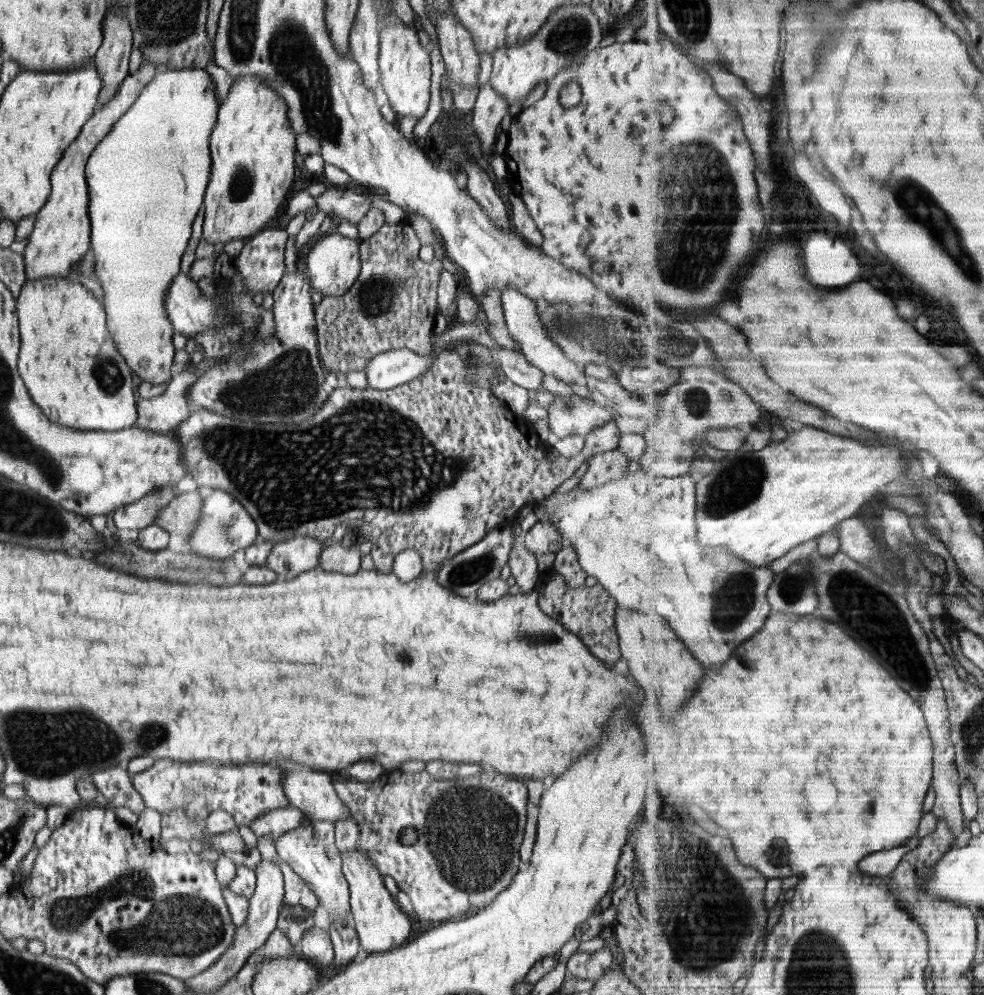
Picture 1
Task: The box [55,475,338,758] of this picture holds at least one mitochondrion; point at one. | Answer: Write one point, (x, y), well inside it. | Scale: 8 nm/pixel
(155, 735)

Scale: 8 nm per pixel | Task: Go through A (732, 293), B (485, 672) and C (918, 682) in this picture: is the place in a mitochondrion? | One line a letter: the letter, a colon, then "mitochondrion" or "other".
A: other
B: other
C: mitochondrion

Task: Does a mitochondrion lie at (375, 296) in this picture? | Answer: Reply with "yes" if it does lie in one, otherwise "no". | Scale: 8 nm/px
yes

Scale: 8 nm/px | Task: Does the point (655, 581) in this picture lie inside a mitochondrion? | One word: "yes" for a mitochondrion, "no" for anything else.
no

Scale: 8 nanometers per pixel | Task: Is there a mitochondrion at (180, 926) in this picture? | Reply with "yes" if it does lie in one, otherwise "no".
yes

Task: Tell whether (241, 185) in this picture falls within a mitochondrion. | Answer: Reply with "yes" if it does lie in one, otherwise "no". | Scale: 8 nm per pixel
yes

